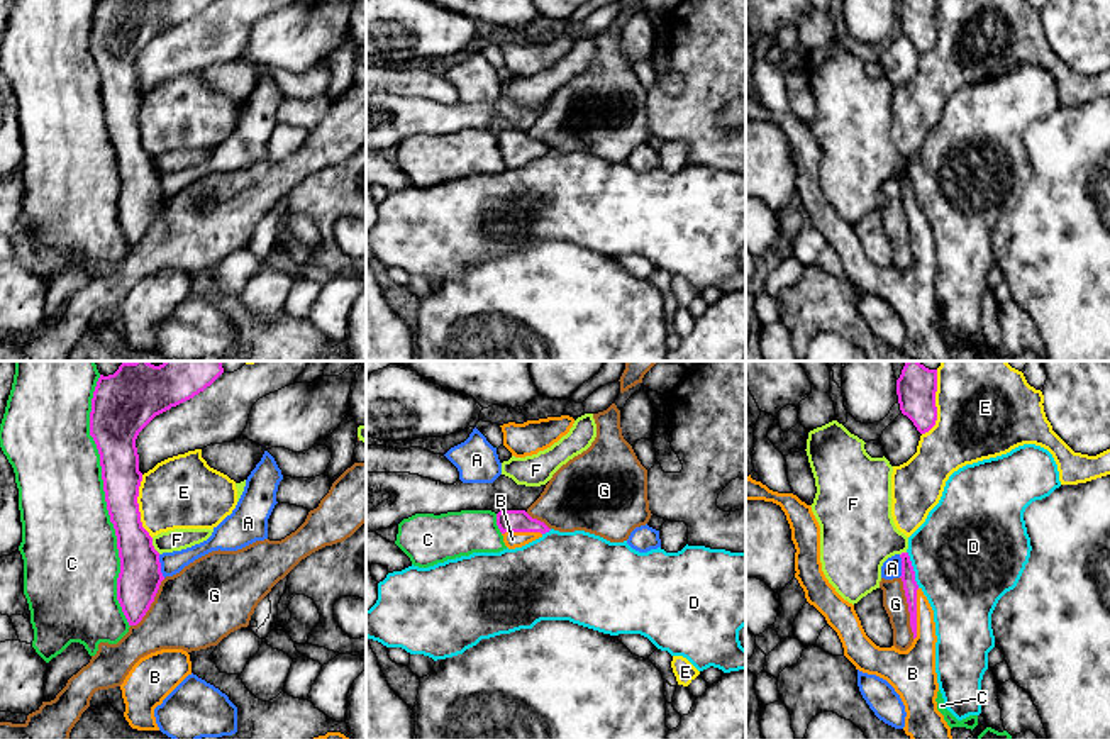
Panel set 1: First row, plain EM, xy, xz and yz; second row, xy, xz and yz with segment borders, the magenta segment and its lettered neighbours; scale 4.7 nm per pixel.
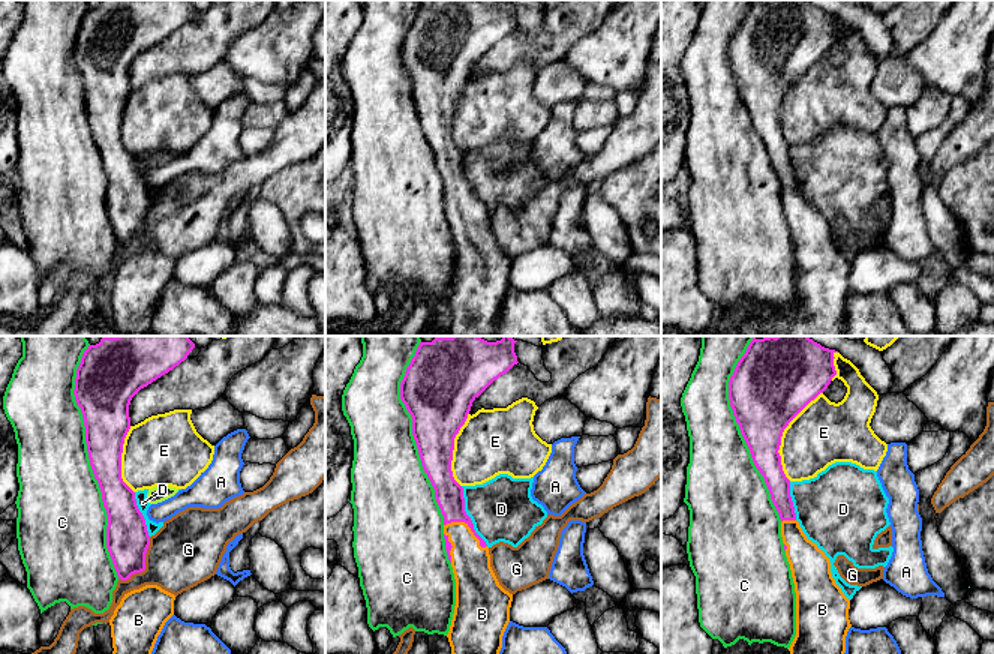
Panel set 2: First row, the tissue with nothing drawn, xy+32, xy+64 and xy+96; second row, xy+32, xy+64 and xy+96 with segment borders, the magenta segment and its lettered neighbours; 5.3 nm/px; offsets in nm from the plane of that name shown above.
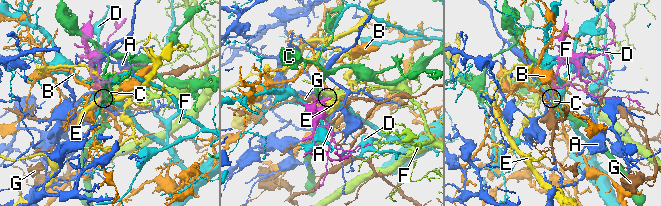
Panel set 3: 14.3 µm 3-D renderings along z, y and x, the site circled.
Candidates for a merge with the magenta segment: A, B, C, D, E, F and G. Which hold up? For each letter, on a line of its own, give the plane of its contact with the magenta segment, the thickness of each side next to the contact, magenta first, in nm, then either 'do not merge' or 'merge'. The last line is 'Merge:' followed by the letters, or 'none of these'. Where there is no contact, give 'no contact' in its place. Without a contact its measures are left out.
A: contact in xy; calibres 200 and 110 nm; do not merge
B: contact in yz; calibres 70 and 190 nm; merge
C: contact in xy; calibres 190 and 440 nm; do not merge
D: contact in yz; calibres 70 and 480 nm; do not merge
E: contact in xy; calibres 190 and 360 nm; do not merge
F: contact in xy; calibres 200 and 100 nm; do not merge
G: contact in yz; calibres 70 and 110 nm; do not merge
Merge: B

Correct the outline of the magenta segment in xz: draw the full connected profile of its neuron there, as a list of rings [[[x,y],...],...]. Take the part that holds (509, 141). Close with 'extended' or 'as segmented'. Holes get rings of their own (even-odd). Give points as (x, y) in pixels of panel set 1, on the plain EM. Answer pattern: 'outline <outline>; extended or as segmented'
outline [[[500,131],[497,134],[497,146],[508,169],[522,168],[551,151],[525,131]]]; extended

